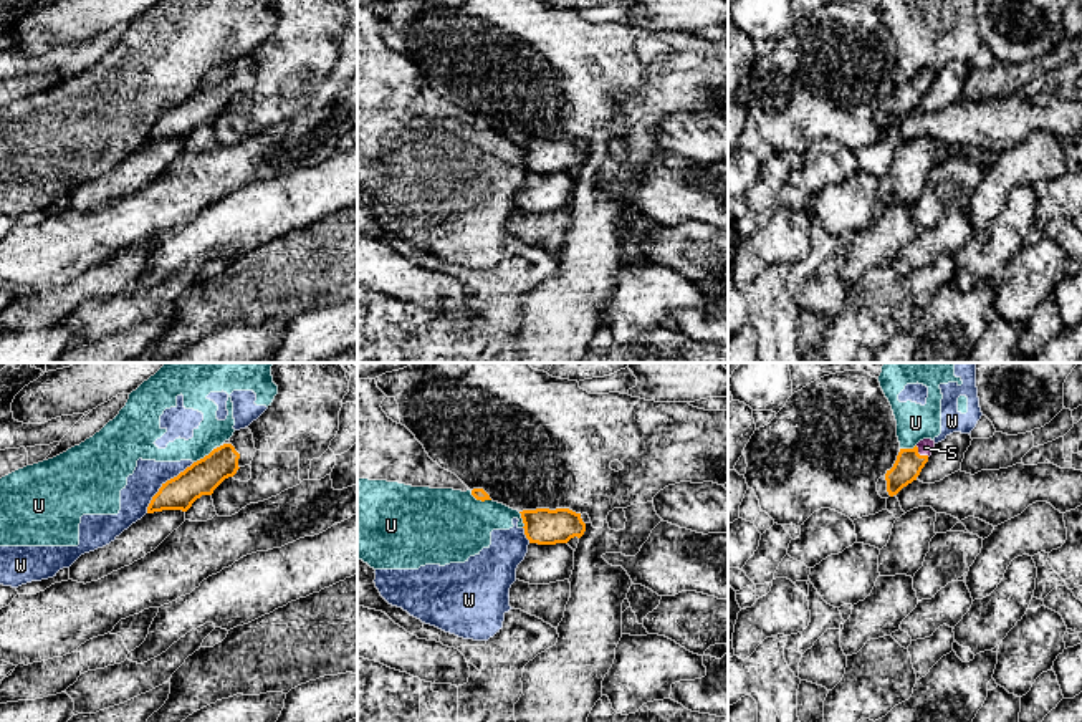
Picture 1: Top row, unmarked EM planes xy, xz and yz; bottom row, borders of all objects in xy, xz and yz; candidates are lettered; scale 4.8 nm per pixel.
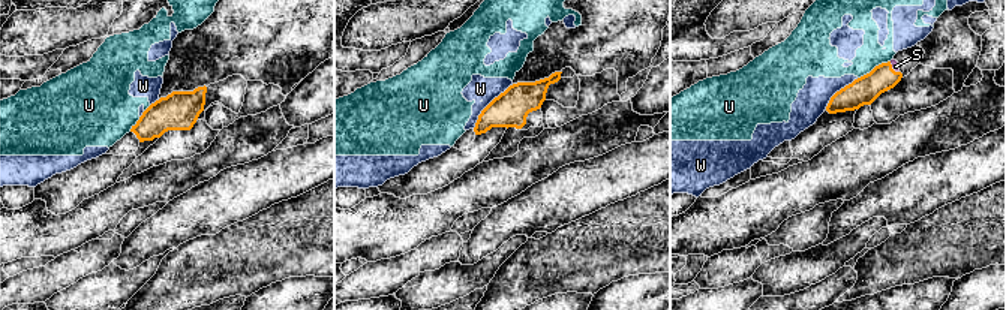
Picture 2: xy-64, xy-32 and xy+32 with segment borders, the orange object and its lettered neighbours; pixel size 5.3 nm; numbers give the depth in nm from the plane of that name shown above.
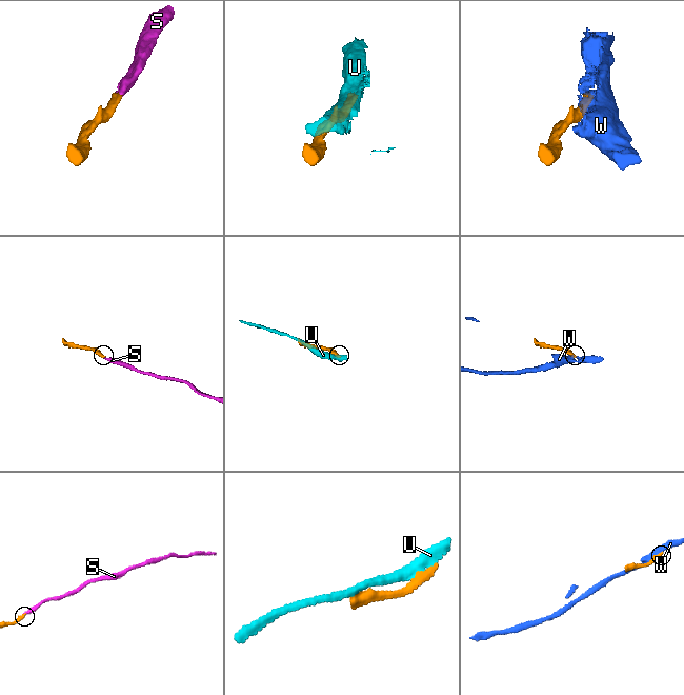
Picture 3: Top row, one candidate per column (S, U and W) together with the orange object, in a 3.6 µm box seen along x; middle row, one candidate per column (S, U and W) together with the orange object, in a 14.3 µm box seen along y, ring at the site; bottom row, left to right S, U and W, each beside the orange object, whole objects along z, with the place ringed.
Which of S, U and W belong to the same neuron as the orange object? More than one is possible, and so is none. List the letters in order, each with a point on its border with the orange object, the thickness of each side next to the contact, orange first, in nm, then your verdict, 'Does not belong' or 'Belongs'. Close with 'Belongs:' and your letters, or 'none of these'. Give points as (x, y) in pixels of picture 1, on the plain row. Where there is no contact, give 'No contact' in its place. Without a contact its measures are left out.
S: Touches orange at yz (919, 83). Thickness 140 nm (orange) against 80 nm. Belongs
U: Touches orange at xz (480, 128). Thickness 60 nm (orange) against 360 nm. Does not belong
W: Touches orange at xy (164, 113). Thickness 170 nm (orange) against 150 nm. Does not belong
Belongs: S

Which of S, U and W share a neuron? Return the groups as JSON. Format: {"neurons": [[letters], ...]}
{"neurons": [["S"], ["U", "W"]]}

